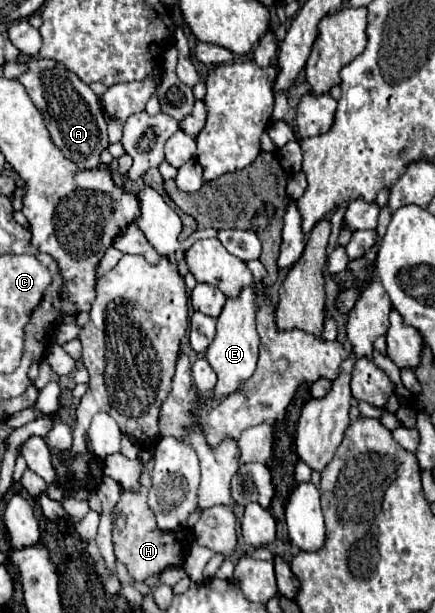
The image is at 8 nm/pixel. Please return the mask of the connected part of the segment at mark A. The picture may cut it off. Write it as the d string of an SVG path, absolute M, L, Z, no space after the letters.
M51 59L31 61L29 71L21 75L19 81L27 89L27 95L31 97L33 105L43 115L53 145L69 161L73 161L79 167L79 171L99 167L99 157L103 149L107 149L107 121L103 119L97 95L91 91L91 87L83 83L75 73L67 71L67 67Z

